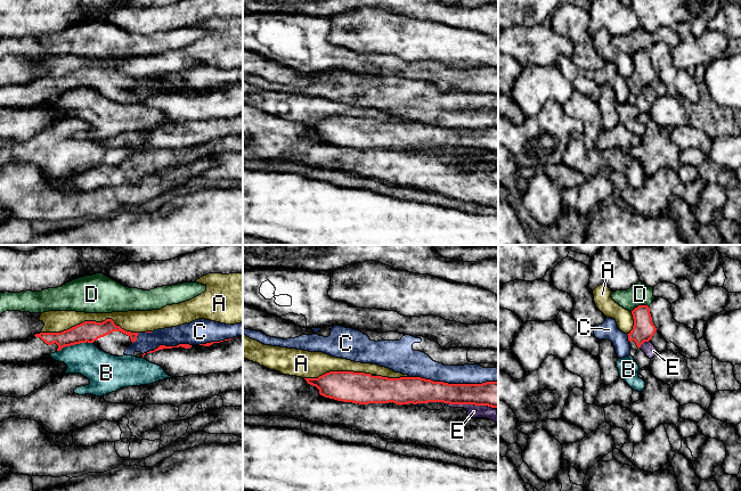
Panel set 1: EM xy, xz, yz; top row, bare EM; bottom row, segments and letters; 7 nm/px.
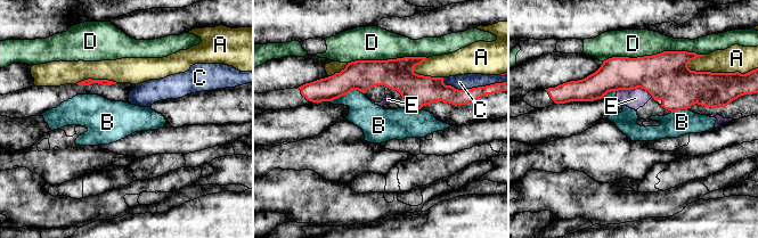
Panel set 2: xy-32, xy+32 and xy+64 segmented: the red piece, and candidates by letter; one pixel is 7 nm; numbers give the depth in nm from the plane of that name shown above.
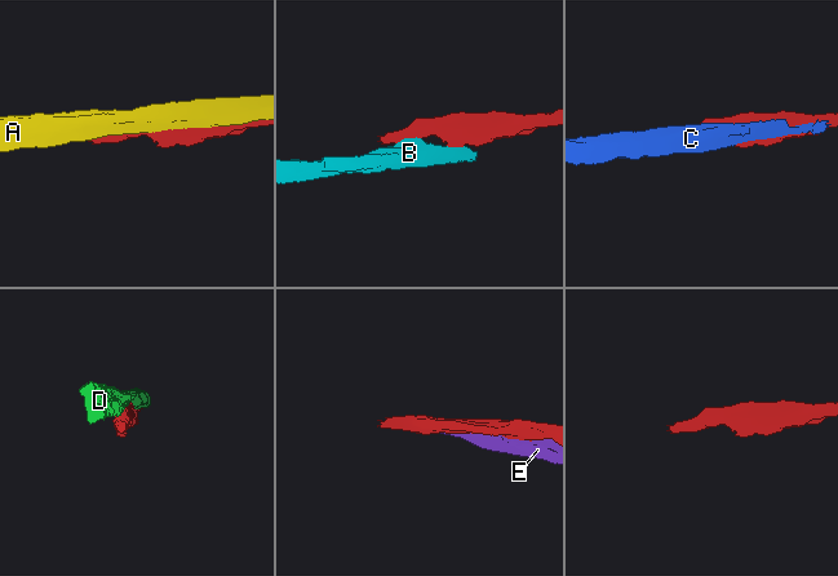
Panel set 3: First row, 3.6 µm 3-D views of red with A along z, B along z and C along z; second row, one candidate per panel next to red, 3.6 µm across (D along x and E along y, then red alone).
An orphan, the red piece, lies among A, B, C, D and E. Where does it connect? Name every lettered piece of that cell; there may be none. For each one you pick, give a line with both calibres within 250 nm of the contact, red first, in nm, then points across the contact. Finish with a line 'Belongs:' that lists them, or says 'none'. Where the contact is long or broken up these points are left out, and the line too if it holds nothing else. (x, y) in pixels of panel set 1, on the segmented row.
Belongs: none

